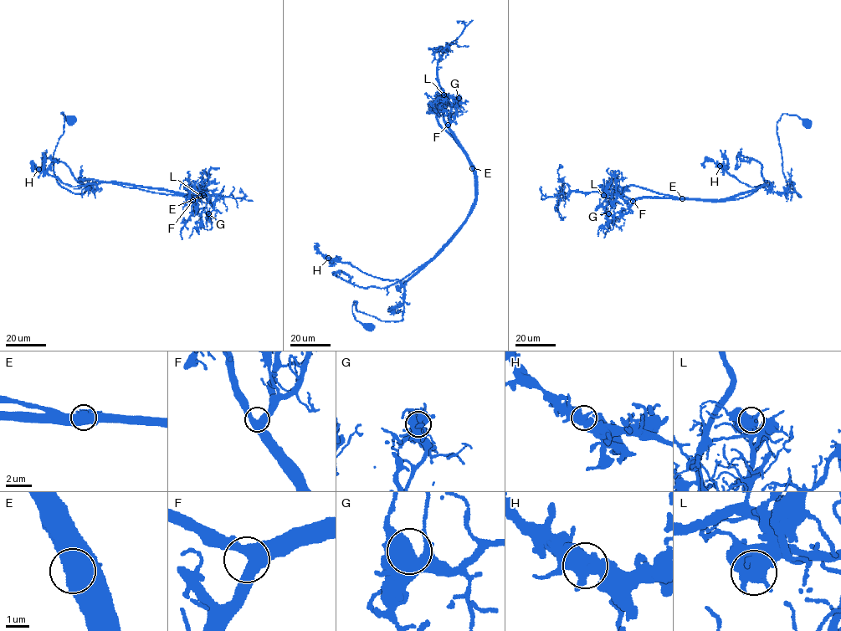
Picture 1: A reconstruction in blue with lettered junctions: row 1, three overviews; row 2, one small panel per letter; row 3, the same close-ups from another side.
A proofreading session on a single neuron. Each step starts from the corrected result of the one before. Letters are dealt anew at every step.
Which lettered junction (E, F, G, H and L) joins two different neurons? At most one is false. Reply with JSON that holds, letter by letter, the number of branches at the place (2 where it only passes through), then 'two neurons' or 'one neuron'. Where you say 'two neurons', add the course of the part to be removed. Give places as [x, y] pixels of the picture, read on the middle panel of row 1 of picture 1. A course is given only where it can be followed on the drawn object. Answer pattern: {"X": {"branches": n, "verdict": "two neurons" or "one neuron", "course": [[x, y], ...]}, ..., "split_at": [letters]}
{"E": {"branches": 1, "verdict": "two neurons", "course": [[472, 168], [474, 203], [455, 236], [430, 260], [384, 288], [361, 287], [343, 280], [334, 272], [340, 274]]}, "F": {"branches": 3, "verdict": "one neuron"}, "G": {"branches": 2, "verdict": "one neuron"}, "H": {"branches": 3, "verdict": "one neuron"}, "L": {"branches": 2, "verdict": "one neuron"}, "split_at": ["E"]}

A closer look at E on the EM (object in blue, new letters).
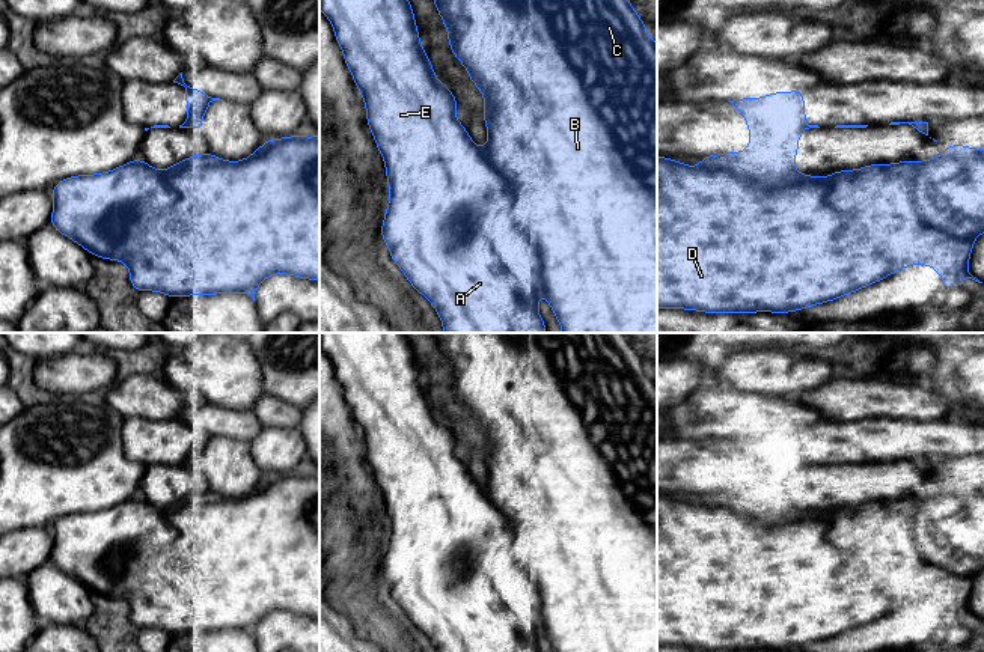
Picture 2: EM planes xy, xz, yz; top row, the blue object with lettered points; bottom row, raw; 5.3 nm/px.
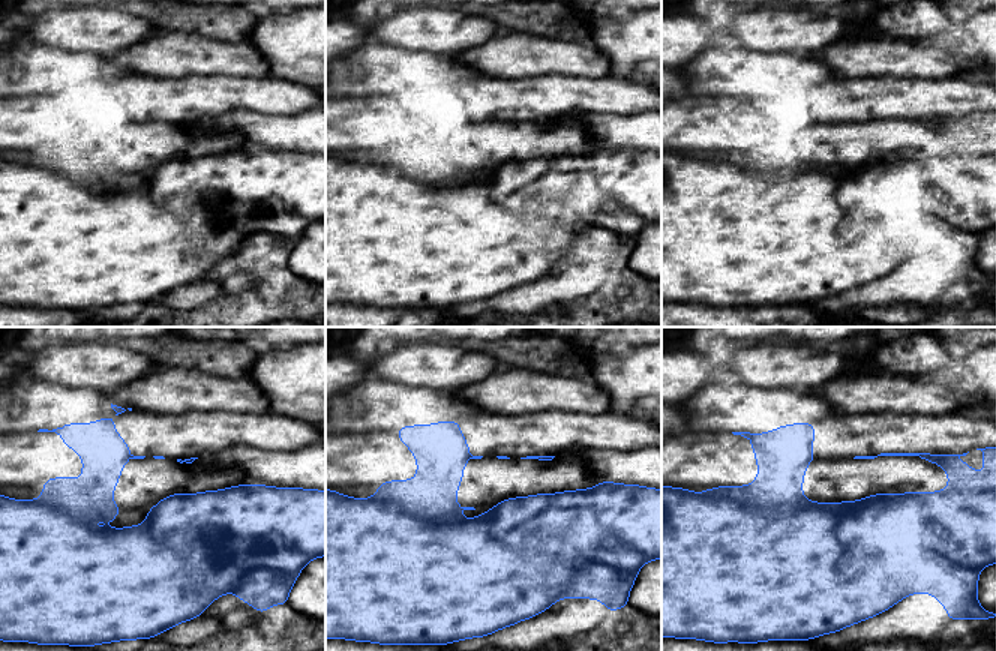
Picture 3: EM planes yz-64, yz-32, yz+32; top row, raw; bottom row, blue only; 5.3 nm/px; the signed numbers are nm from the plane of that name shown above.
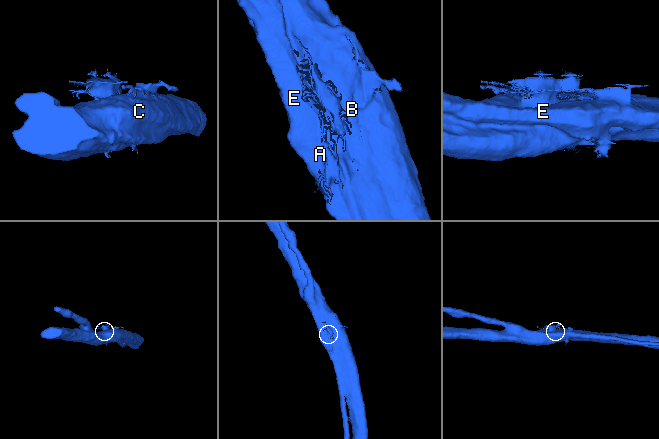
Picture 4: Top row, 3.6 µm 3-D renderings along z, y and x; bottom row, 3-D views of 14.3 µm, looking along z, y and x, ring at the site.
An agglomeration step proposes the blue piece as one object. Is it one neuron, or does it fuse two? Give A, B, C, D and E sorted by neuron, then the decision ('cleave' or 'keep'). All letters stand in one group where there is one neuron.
A E / B C D | cleave

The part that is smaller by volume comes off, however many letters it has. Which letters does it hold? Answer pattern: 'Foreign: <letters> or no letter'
Foreign: A, E

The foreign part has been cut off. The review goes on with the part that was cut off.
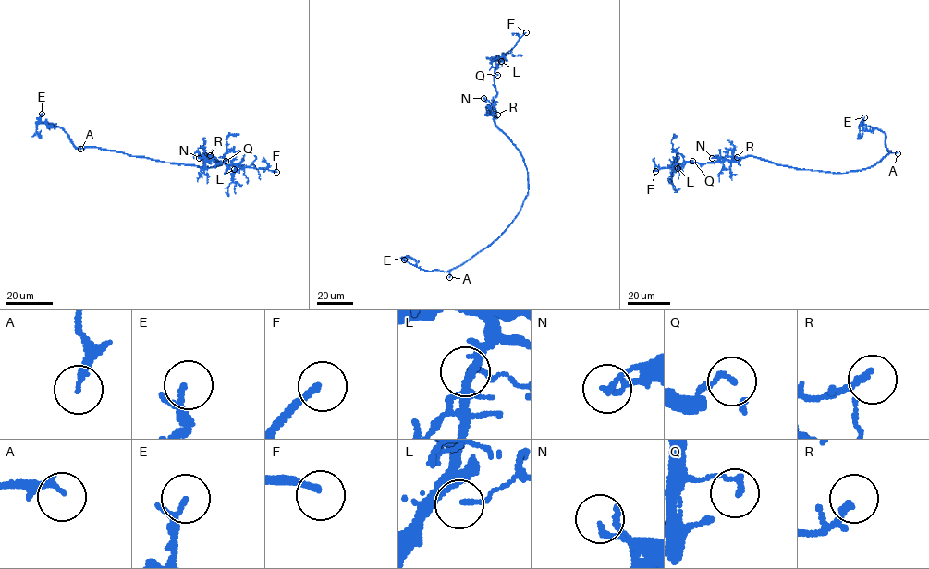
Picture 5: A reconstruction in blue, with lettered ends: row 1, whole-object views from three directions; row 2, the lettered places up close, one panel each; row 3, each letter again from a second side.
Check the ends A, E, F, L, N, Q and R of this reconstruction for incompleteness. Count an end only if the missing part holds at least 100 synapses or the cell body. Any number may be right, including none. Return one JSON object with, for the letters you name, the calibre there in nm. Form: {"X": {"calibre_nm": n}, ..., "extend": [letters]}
{"F": {"calibre_nm": 200}, "extend": ["F"]}

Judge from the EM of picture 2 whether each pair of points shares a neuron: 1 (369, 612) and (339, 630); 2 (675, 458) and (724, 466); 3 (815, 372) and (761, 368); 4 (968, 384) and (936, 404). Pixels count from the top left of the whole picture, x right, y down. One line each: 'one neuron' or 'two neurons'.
1: two neurons
2: one neuron
3: one neuron
4: two neurons

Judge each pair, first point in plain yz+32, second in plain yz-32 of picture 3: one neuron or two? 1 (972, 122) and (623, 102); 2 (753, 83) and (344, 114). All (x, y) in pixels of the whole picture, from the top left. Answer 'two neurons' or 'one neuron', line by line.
1: two neurons
2: two neurons

